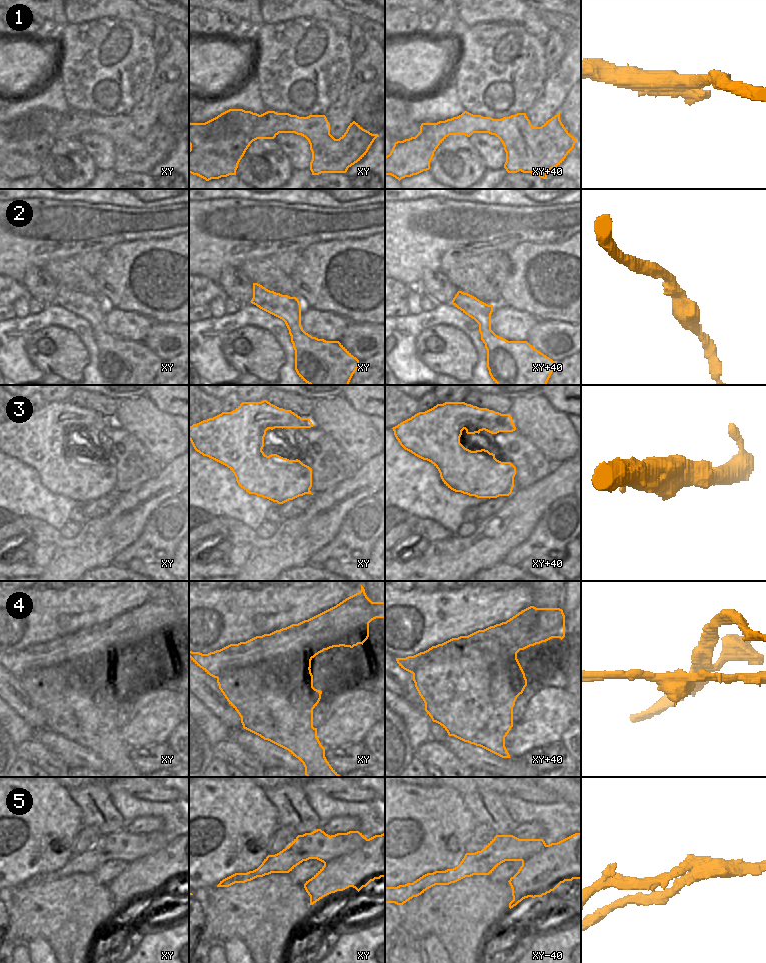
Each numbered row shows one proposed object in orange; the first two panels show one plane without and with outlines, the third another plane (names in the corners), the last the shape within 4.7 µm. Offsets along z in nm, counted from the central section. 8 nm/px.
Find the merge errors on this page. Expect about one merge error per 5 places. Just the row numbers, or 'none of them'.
4, 5

